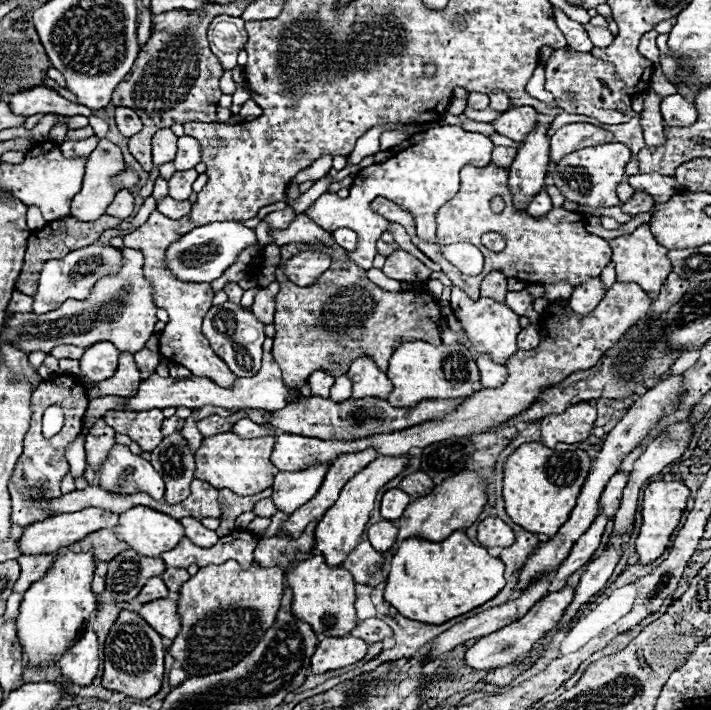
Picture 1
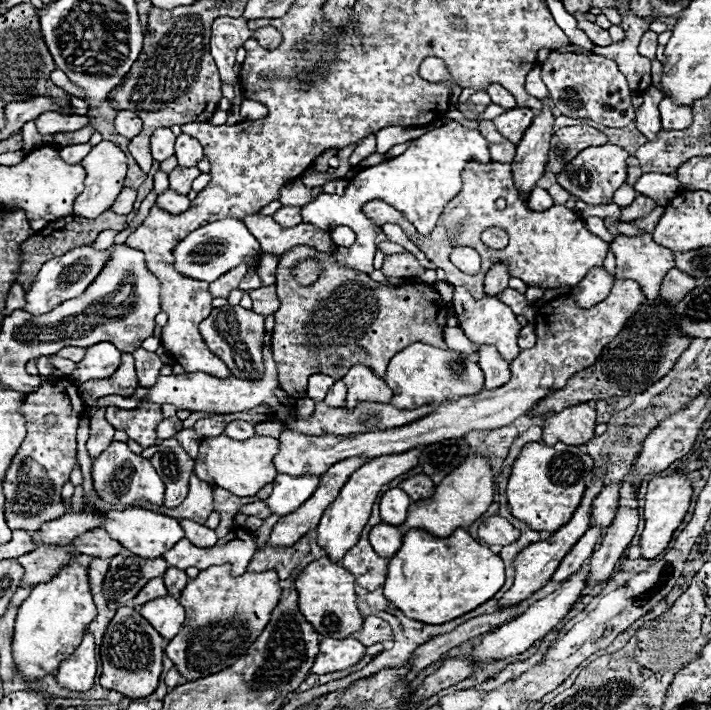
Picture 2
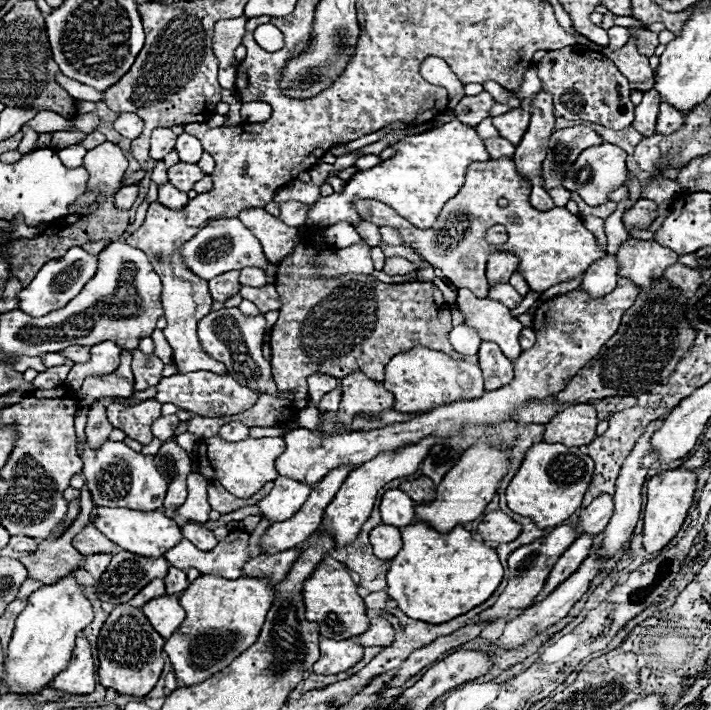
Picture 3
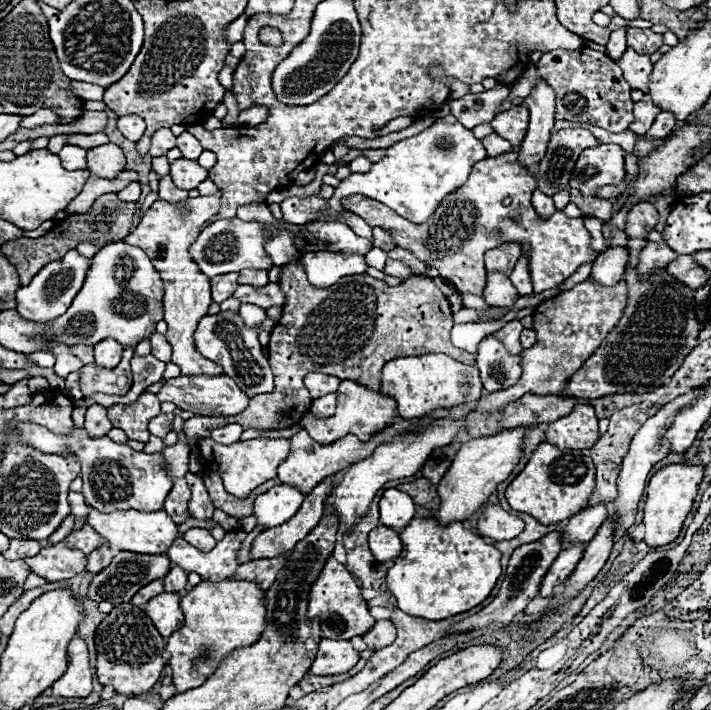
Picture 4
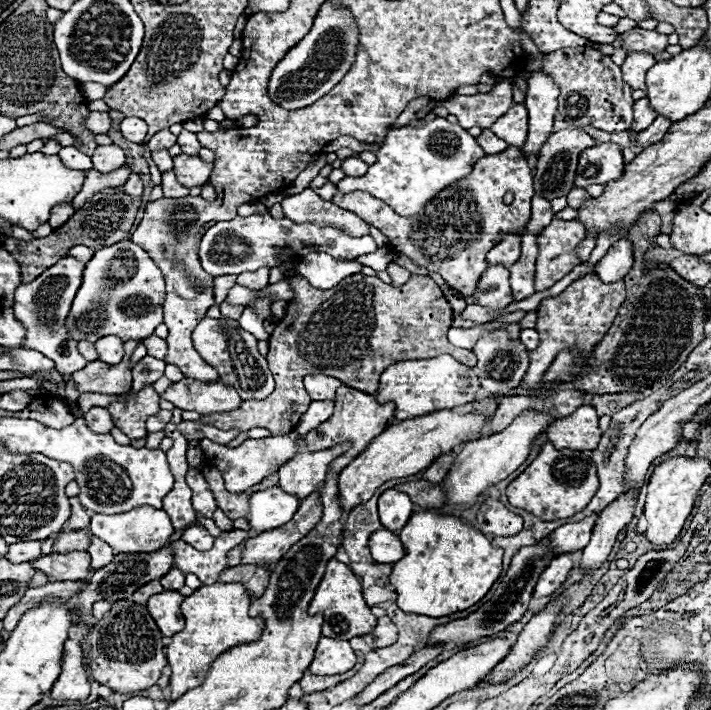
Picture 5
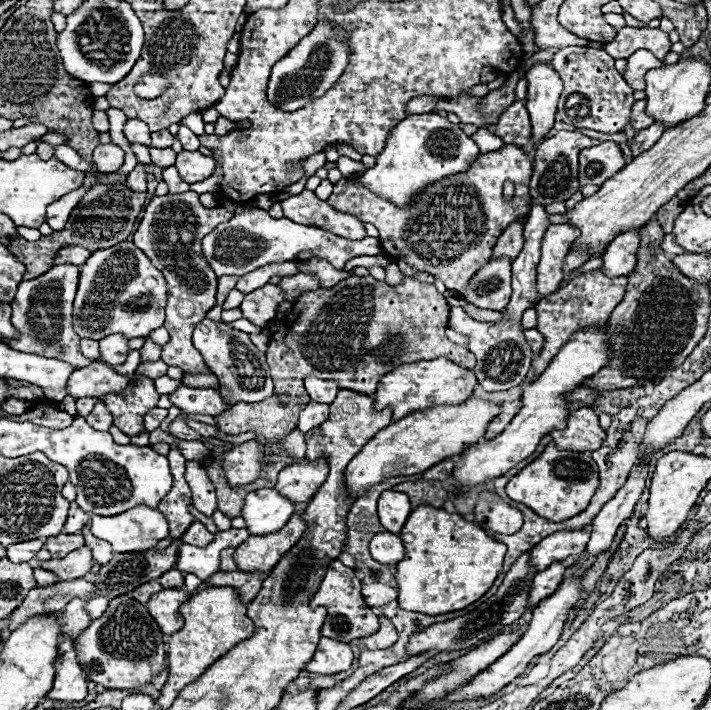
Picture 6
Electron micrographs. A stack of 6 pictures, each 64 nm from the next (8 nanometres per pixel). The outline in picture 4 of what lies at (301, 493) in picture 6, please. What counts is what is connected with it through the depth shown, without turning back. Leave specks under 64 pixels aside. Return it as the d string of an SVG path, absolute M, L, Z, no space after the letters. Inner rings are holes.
M398 420L396 424L390 424L386 430L374 434L368 442L360 442L356 436L348 436L348 438L340 438L340 440L336 440L332 444L326 444L326 446L320 446L318 442L310 440L310 436L306 434L306 430L300 430L298 434L294 434L290 438L292 448L290 448L288 458L278 466L278 478L280 478L282 484L290 484L294 488L298 486L300 492L310 494L310 490L318 482L322 482L326 476L344 470L346 466L358 462L358 458L366 458L366 454L370 454L370 450L374 450L374 446L378 446L378 442L386 442L392 436L400 434L402 430L412 430L412 428L416 428L416 420Z

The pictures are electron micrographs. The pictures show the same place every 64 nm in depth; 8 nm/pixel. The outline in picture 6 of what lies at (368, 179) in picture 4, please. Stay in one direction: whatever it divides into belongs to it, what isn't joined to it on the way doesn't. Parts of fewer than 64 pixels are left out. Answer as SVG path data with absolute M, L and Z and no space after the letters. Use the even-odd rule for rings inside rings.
M412 114L392 130L384 150L376 156L376 166L366 170L360 182L378 196L390 198L390 202L398 206L408 206L430 182L466 170L478 154L478 146L458 124L438 114Z

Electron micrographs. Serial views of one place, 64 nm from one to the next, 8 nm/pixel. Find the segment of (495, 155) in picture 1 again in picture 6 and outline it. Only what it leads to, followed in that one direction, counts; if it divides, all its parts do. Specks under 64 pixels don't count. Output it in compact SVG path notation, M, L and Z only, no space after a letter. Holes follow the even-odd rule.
M480 128L476 134L472 134L472 138L482 152L494 152L494 150L500 150L504 146L504 142L486 128Z

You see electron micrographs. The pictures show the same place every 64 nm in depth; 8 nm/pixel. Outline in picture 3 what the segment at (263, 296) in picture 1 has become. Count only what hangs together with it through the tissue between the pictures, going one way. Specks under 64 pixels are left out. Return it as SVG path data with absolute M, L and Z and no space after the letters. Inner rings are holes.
M266 284L262 288L252 288L252 286L242 286L240 296L244 300L252 300L260 312L270 312L270 310L280 310L280 296L276 292L274 284Z

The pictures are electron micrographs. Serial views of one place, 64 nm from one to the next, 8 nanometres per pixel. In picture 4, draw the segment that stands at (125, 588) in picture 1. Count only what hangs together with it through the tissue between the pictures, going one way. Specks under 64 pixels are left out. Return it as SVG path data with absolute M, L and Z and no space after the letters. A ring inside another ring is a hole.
M118 552L114 556L114 560L110 562L110 566L106 566L102 572L94 574L90 586L88 586L88 598L94 602L102 602L108 600L112 604L118 602L130 602L130 598L146 584L150 584L152 580L164 578L170 572L170 558L166 554L126 554L126 552Z

